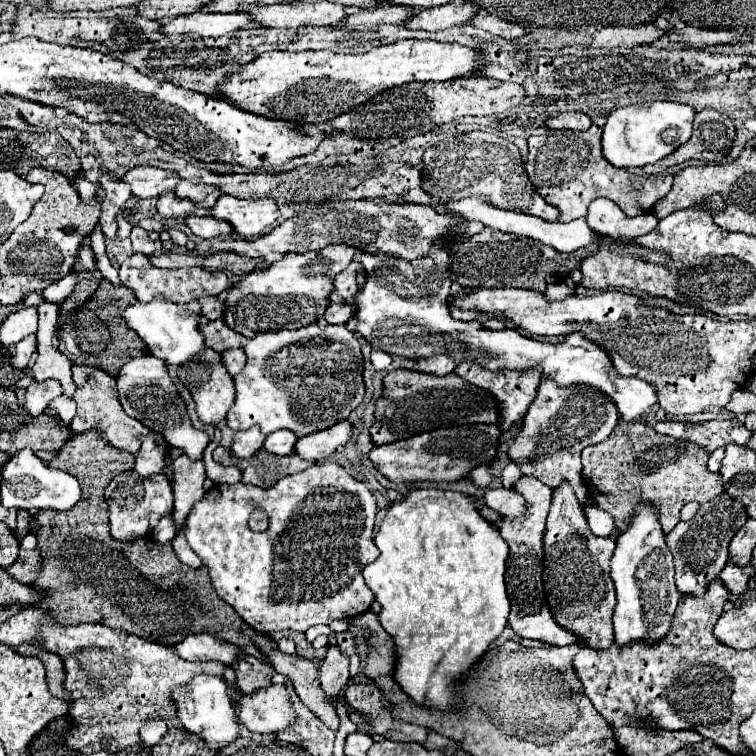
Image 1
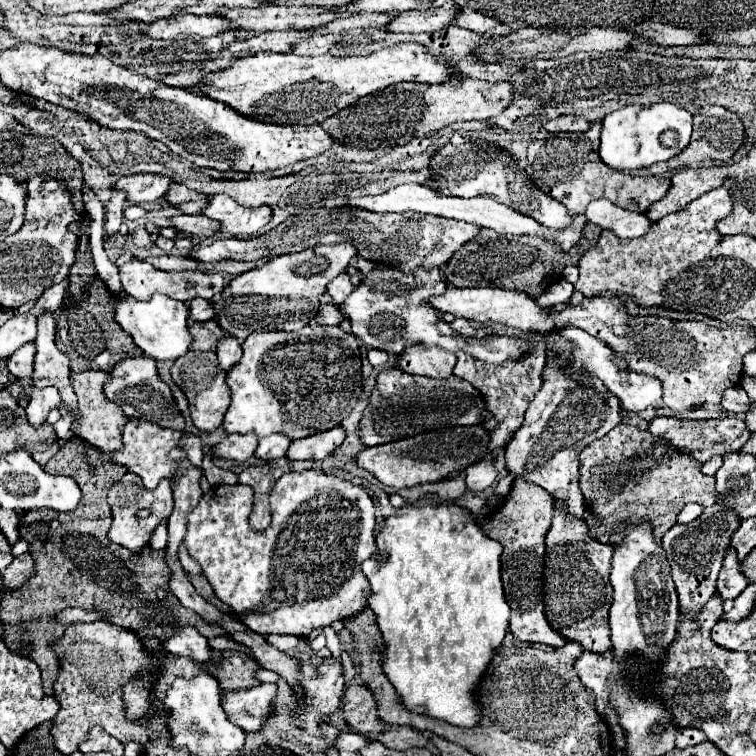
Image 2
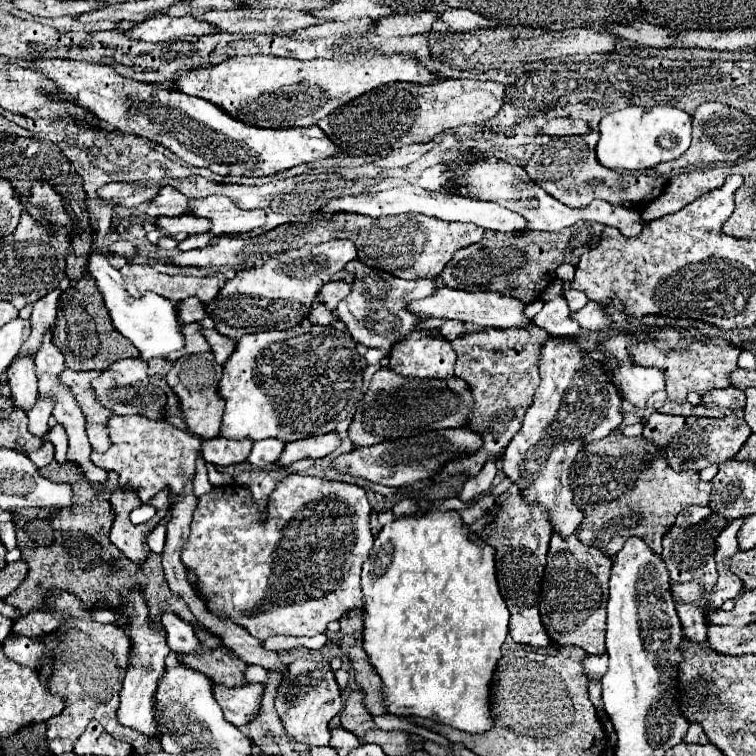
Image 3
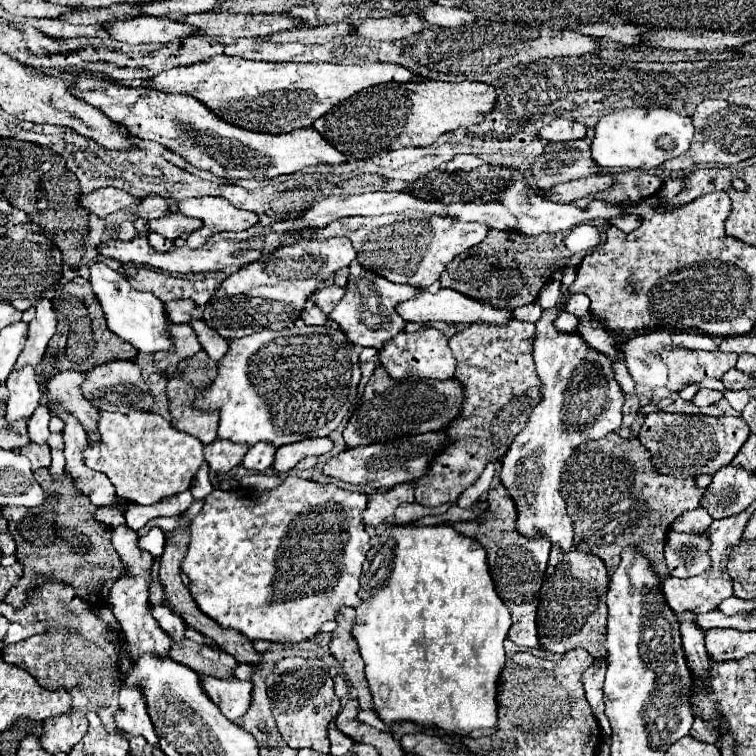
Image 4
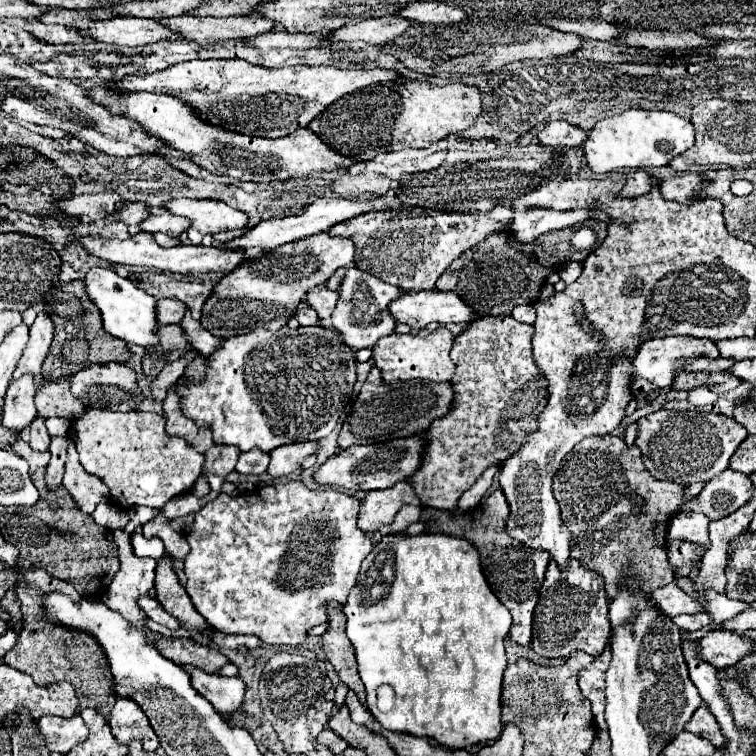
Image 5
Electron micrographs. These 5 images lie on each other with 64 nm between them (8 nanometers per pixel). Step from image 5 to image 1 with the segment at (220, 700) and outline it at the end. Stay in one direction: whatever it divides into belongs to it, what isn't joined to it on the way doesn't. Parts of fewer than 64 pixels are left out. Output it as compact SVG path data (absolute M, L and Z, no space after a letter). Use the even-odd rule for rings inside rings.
M270 684L252 694L242 694L236 702L238 722L250 732L276 732L294 722L294 710L282 684Z

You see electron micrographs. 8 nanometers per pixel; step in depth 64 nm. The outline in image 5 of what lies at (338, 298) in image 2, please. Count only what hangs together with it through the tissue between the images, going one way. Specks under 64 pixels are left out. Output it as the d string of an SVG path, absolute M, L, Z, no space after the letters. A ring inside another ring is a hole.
M320 288L320 290L312 290L306 294L306 304L312 306L318 314L320 320L326 320L332 316L332 310L336 306L336 300L338 300L338 292L330 292L326 288Z

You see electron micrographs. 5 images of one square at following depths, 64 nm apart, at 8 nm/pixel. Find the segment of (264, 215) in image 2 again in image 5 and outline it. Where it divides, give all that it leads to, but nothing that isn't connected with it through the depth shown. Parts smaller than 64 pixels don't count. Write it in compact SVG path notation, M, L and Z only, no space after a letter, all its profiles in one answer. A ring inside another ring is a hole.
M174 198L174 200L168 200L164 208L172 214L178 214L190 220L190 228L186 230L186 234L192 244L200 244L202 236L206 234L244 228L248 224L248 216L244 212L234 210L228 204L218 200Z

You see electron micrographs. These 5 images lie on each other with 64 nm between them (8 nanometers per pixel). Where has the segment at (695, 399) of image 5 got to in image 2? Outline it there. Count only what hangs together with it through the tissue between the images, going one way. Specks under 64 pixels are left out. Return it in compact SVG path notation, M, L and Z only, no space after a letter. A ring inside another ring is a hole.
M734 386L734 388L728 388L728 392L722 394L720 406L726 412L732 412L732 414L740 414L740 412L744 414L744 412L750 410L750 400L748 400L742 386Z

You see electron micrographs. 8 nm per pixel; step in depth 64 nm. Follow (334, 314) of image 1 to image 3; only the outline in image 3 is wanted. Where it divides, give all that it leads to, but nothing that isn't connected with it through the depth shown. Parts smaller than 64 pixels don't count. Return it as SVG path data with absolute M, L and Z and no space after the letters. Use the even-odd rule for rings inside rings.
M314 302L308 320L310 320L312 324L330 324L330 322L334 320L334 316L332 316L332 312L330 312L328 308L322 308L320 302Z

